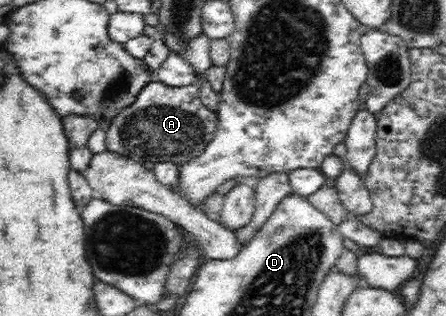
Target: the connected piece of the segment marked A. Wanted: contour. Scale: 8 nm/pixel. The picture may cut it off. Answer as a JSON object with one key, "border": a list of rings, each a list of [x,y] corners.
{"border":[[[157,80],[149,82],[138,93],[136,100],[130,106],[124,106],[122,110],[111,118],[109,125],[105,125],[106,151],[127,157],[137,163],[152,166],[163,162],[174,164],[186,164],[189,160],[198,157],[211,142],[218,126],[217,113],[211,111],[198,97],[199,86],[197,83],[183,88],[171,88]]]}

